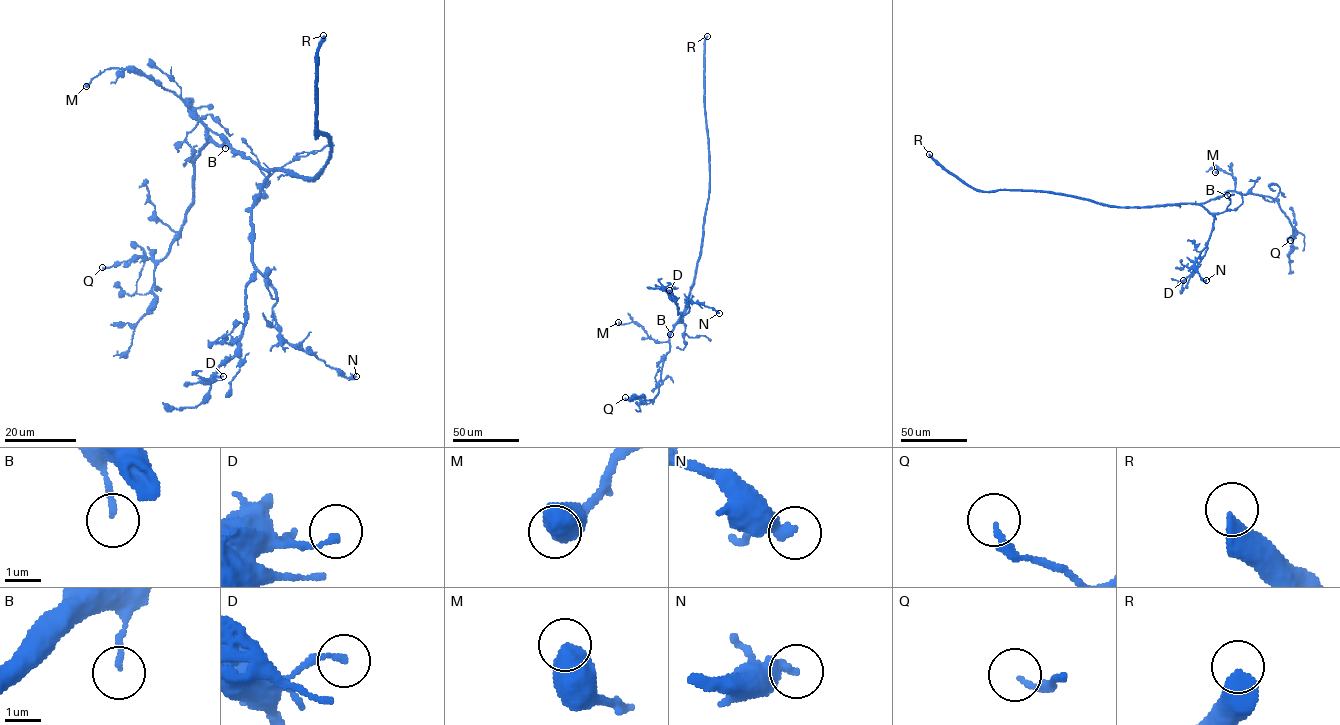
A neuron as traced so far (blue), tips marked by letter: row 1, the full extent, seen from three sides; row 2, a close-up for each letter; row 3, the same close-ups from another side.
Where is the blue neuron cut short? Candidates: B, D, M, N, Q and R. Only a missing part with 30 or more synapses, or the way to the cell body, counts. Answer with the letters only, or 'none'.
R

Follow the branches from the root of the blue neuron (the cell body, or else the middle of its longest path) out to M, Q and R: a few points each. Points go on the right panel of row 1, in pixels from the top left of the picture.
M: (1148, 207), (1204, 203), (1235, 190), (1235, 179), (1231, 174), (1216, 166), (1215, 172)
Q: (1148, 207), (1201, 204), (1229, 191), (1271, 197), (1291, 224), (1294, 237), (1290, 240)
R: (1148, 207), (1110, 206), (1041, 191), (978, 190), (949, 173), (929, 154)

